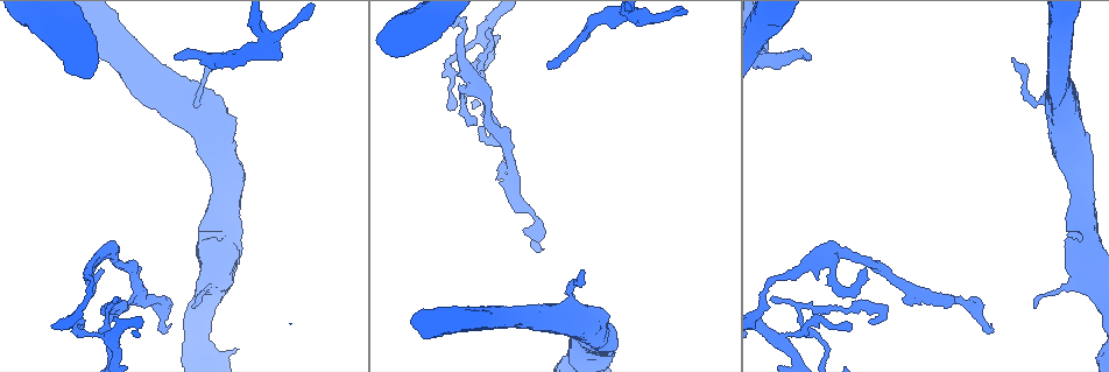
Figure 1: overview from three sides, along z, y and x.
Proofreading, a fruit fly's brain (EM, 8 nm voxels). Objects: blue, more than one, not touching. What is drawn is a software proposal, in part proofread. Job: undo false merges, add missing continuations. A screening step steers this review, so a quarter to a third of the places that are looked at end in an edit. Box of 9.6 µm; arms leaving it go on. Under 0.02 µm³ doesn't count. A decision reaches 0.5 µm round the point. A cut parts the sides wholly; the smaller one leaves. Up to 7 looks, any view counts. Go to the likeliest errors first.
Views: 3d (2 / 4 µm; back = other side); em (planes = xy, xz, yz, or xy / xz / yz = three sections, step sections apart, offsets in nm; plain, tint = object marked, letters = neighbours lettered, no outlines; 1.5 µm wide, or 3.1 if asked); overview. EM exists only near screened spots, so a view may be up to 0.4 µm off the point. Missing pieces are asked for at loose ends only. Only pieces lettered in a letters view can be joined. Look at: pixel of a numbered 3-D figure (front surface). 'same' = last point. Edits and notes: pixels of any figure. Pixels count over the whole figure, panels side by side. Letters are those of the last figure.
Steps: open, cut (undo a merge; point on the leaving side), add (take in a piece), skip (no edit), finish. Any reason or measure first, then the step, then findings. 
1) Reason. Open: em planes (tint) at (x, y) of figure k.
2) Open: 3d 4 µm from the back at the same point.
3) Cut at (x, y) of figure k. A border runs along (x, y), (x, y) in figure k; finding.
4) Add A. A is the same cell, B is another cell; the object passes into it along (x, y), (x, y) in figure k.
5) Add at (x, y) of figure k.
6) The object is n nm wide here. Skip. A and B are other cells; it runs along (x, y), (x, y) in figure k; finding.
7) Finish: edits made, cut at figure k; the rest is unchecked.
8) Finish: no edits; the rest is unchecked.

An open end. Open: em planes (letters) at (811, 56) of figure 1.

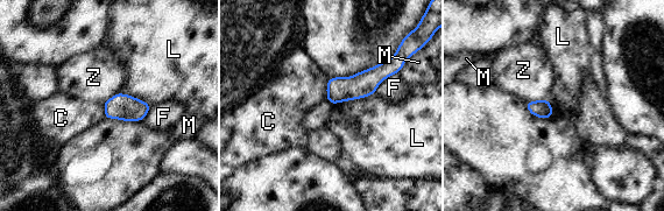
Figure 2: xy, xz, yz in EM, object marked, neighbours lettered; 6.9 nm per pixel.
The object is 130 nm wide here. Skip. C, F, L, M and Z are other cells; it runs along (390, 70), (329, 96) in figure 2; no lettered piece goes on from it.

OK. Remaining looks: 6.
Tapers out. Open: em planes (letters) at (544, 248) of figure 1.

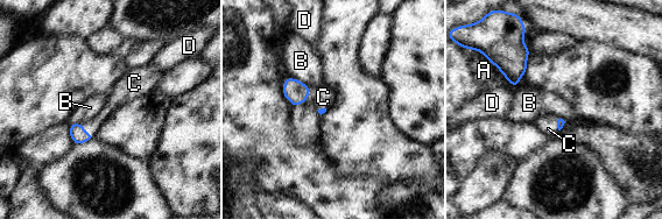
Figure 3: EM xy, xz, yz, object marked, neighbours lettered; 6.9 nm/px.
Add C. C is the same cell, A, B and D are other cells; the object passes into it along (77, 134), (83, 131), (90, 126) in figure 3; the neuron continues.

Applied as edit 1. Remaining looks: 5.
Open: overview.

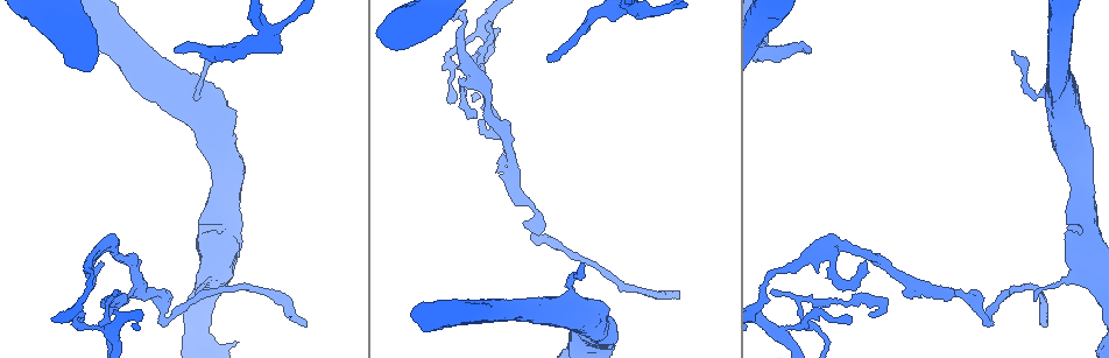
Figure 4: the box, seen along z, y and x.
Sharp bend. Open: 3d 2 µm at (801, 309) of figure 4.

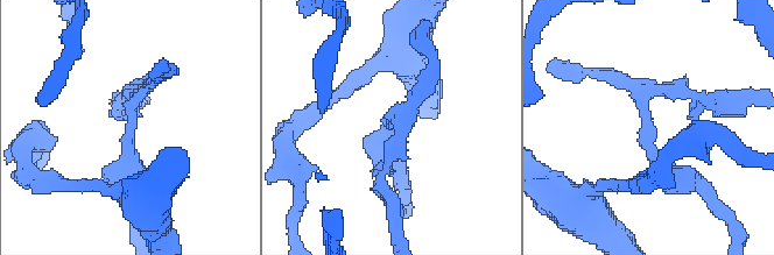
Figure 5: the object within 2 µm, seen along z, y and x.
Open: em planes (letters) at (647, 119) of figure 5.

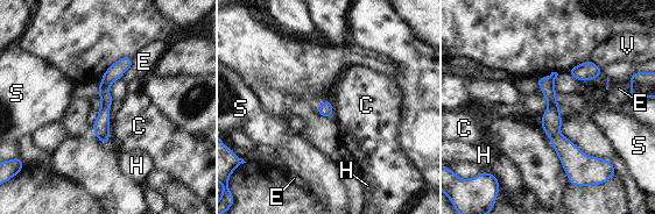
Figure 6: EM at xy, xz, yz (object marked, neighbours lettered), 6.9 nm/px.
Skip. C, E, H, S and V are other cells; it runs along (554, 75), (553, 132), (570, 169) in figure 6; one neuron here.

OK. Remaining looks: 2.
Finish: edits made, add at figure 3; the rest is unchecked.

